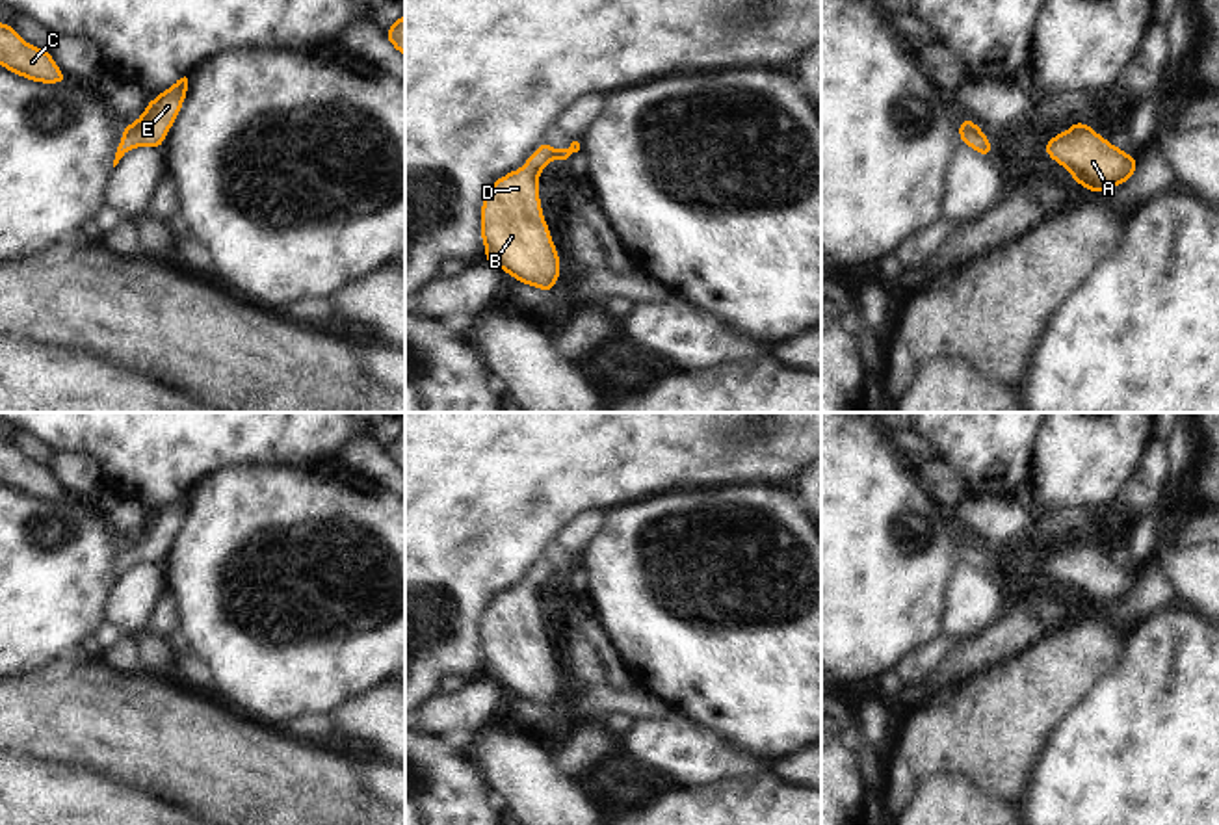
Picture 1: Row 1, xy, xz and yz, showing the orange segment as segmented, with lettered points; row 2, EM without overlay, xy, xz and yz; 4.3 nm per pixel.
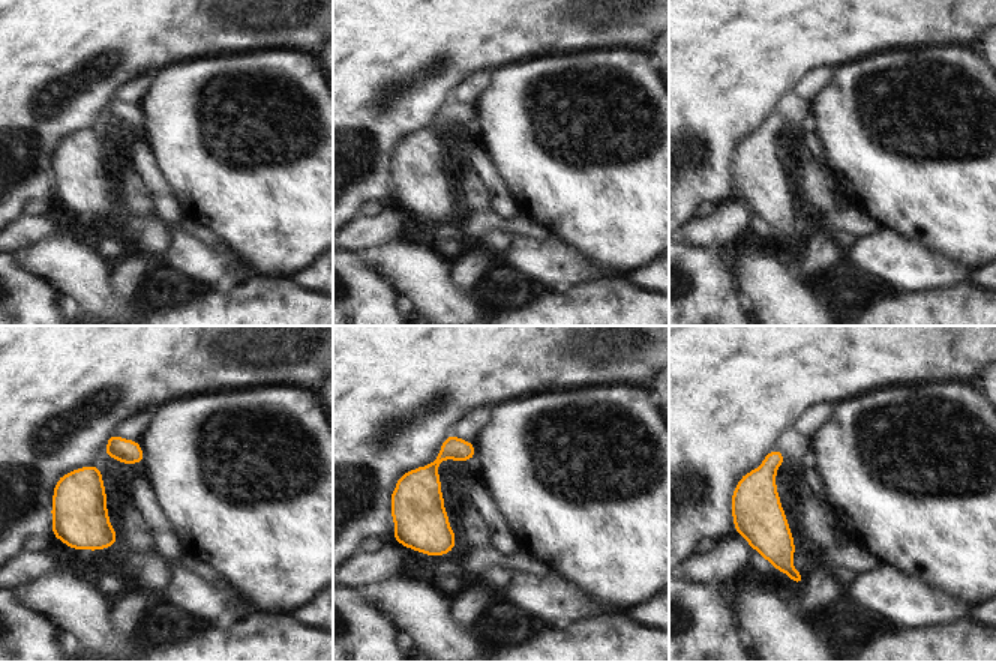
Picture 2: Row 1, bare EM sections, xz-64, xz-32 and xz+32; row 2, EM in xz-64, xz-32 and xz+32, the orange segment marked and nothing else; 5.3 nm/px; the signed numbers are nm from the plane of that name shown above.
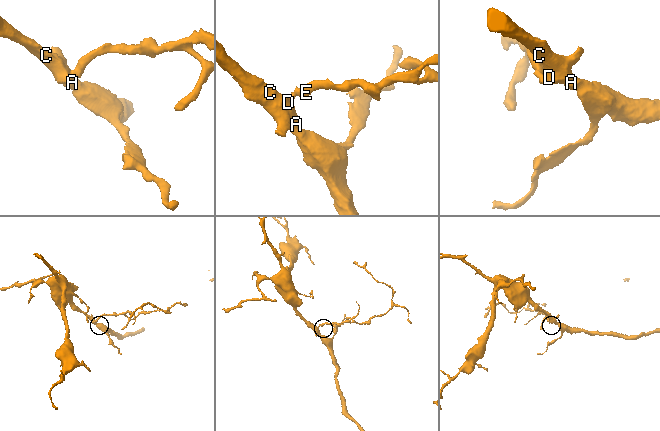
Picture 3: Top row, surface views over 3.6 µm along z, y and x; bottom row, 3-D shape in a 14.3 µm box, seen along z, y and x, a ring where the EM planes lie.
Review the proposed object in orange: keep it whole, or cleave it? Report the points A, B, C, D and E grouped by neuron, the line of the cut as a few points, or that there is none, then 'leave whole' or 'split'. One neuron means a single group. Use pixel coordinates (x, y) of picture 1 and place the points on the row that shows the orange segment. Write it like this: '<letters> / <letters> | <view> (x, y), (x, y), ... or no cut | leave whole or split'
A B C D E | no cut | leave whole

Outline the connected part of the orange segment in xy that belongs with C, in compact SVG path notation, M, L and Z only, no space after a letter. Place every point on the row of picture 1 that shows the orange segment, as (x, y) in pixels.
M0 22L0 65L13 74L41 84L63 84L61 72L48 50L26 43L11 24Z

